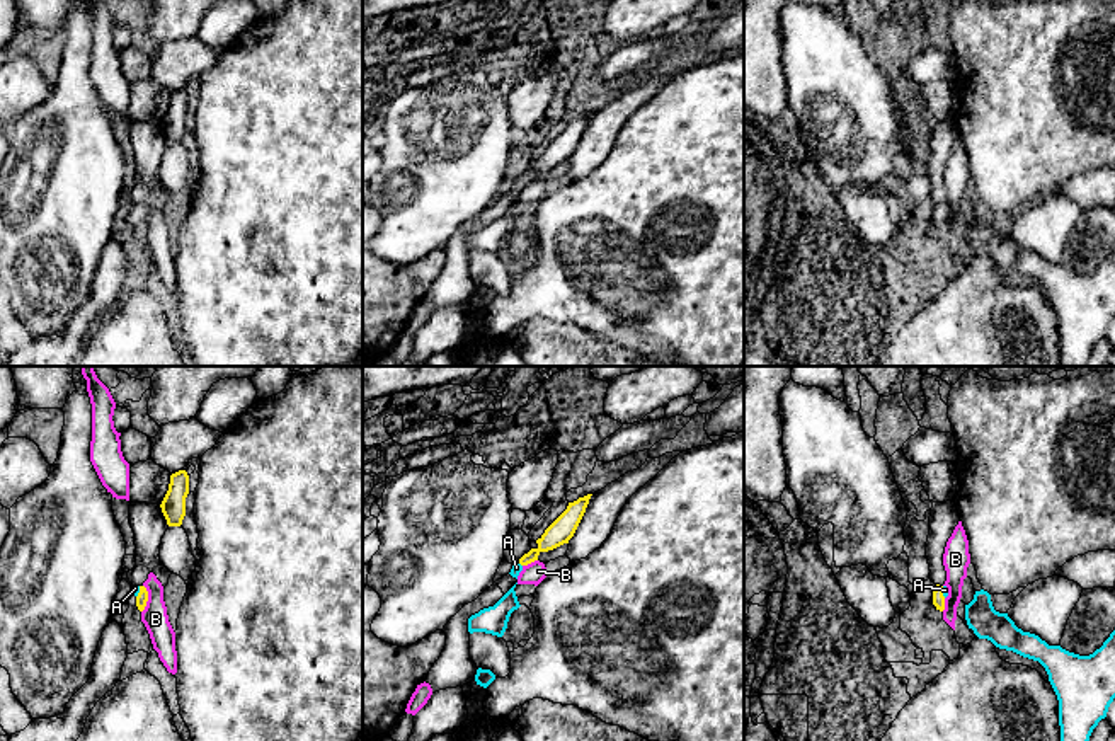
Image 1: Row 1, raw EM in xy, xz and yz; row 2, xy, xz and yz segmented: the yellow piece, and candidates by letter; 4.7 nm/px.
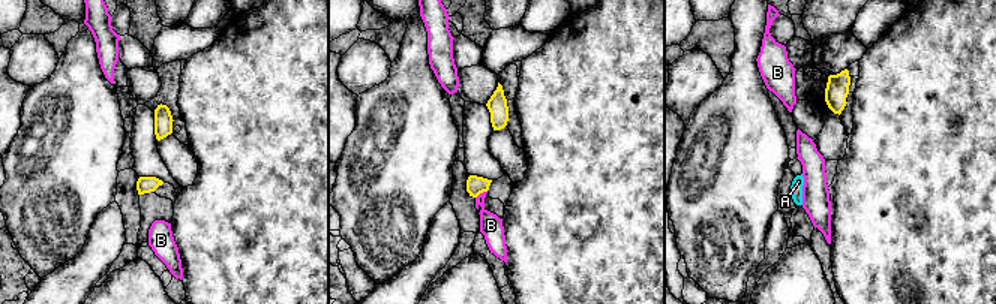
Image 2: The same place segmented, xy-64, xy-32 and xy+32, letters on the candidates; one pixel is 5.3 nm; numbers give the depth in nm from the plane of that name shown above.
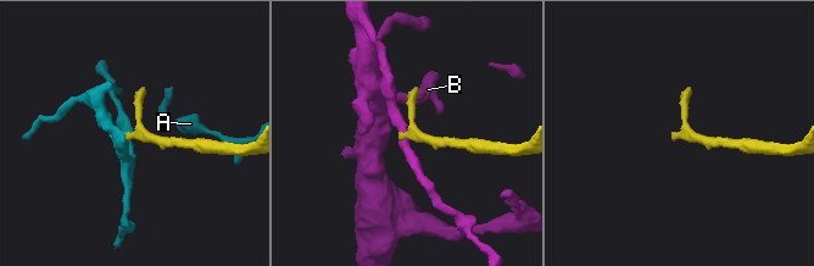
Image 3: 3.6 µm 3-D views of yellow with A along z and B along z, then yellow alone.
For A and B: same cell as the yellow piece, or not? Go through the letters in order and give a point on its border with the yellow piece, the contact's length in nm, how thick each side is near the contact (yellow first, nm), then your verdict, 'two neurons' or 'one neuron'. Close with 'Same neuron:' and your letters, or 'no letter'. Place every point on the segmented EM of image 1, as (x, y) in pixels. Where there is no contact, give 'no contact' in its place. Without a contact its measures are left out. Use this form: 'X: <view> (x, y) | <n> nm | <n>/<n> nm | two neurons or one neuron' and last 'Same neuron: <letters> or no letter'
A: yz (942, 591) | 60 nm | 60/30 nm | one neuron
B: xy (147, 598) | 140 nm | 60/120 nm | two neurons
Same neuron: A

